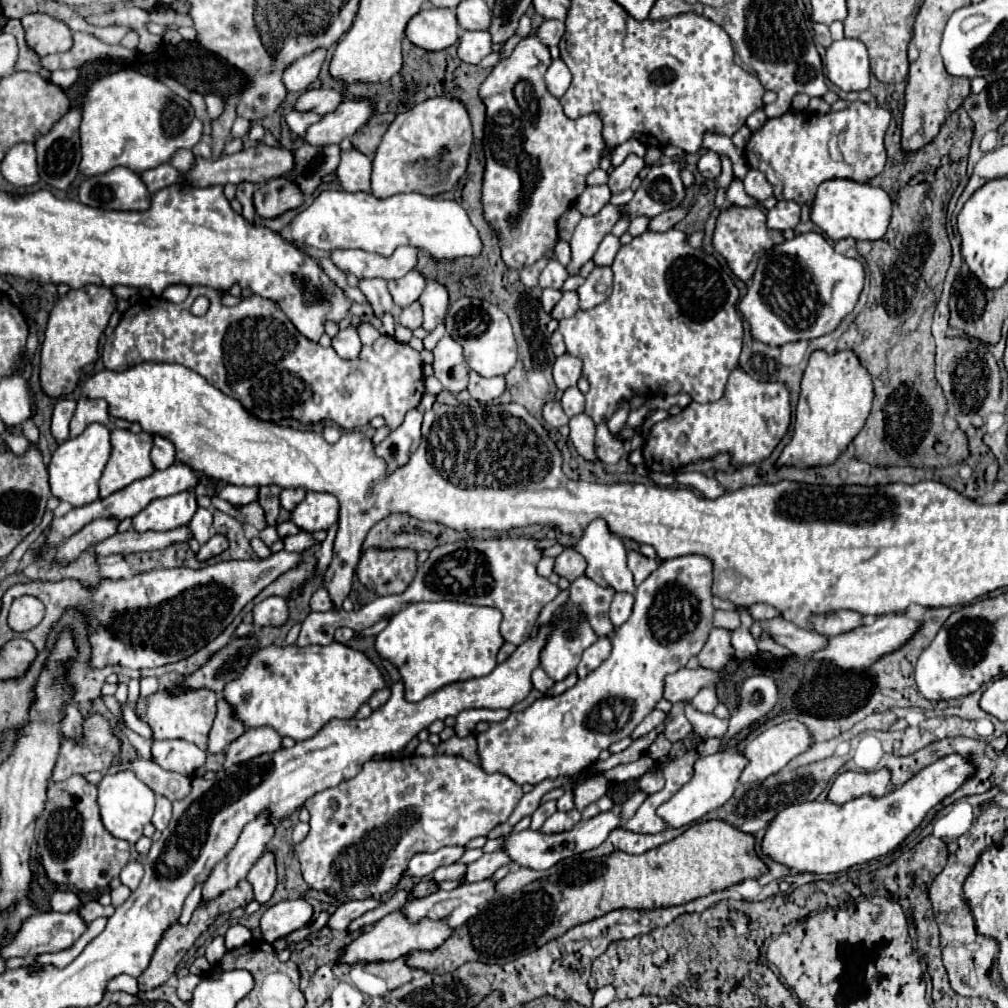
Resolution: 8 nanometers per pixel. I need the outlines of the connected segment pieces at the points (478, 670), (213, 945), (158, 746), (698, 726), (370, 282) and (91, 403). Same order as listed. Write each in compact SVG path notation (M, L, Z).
M459 601L409 603L389 619L389 625L375 637L375 651L393 663L405 685L407 701L421 701L429 693L473 677L489 675L495 669L495 655L503 645L499 635L501 611Z
M215 937L215 939L207 945L207 949L205 949L205 957L207 957L207 961L209 961L211 965L215 965L215 963L223 957L225 951L227 951L227 949L225 949L223 939L221 939L221 937Z
M181 739L153 741L151 755L153 755L153 763L157 763L159 767L167 771L175 771L181 775L193 775L205 763L205 751Z
M687 705L685 709L687 719L692 724L693 732L701 739L709 739L709 737L723 737L727 733L727 721L719 719L713 714L705 714L697 711L691 705Z
M361 279L359 289L365 295L365 299L369 301L369 305L373 307L375 317L383 317L385 313L391 311L393 299L387 291L387 281L383 281L383 279Z
M81 397L77 401L75 415L71 419L71 437L77 437L85 431L87 425L91 423L101 423L109 425L109 407L105 399L87 399Z

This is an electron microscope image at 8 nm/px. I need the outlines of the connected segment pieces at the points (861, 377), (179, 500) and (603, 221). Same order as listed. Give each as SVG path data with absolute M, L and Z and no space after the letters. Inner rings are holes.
M815 351L801 381L793 437L783 447L777 467L825 467L833 463L865 425L865 419L871 411L871 401L871 375L851 351L833 355Z
M181 491L163 499L153 499L139 515L133 517L133 529L143 531L171 531L187 525L197 511L195 495Z
M609 203L601 209L601 213L593 217L583 217L579 221L571 237L571 261L567 265L569 275L579 273L579 269L595 255L599 243L607 233L611 233L611 227L617 221L619 221L619 207Z

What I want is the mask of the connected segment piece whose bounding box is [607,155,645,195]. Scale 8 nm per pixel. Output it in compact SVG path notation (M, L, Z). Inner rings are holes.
M629 155L629 157L623 161L623 165L617 167L615 171L611 171L611 175L609 175L607 185L609 185L611 193L617 195L617 193L629 189L631 183L633 183L633 179L637 177L637 173L639 173L643 167L645 167L645 163L643 163L641 157Z

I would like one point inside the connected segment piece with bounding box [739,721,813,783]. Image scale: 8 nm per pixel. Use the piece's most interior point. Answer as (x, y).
(770, 751)

